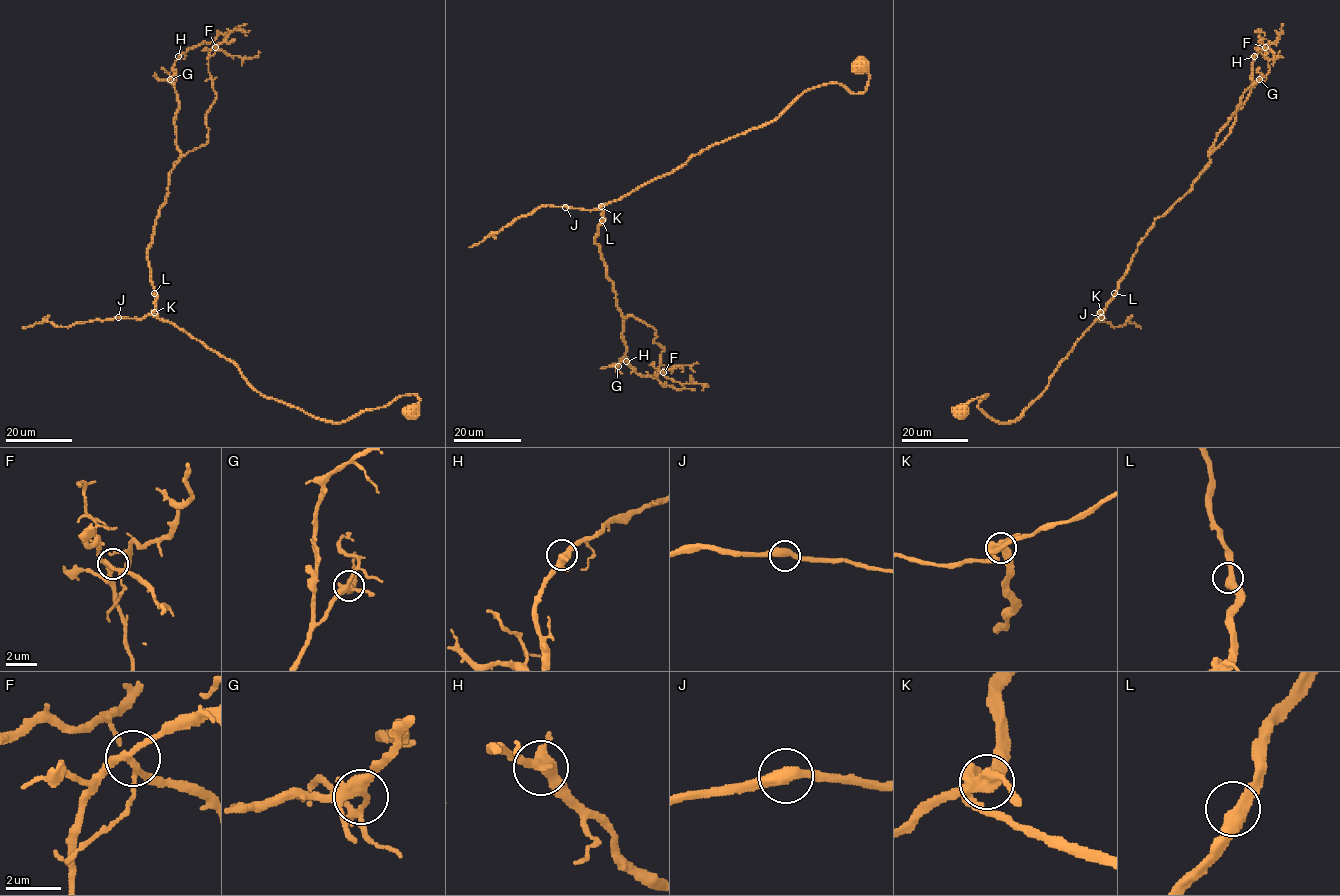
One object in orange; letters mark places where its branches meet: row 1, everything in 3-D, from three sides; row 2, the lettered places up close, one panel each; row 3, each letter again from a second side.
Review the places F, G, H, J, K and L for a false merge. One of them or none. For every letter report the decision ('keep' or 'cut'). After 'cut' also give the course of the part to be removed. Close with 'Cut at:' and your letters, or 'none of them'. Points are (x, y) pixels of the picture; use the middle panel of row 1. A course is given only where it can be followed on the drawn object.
F: keep
G: keep
H: keep
J: keep
K: keep
L: keep
Cut at: none of them

